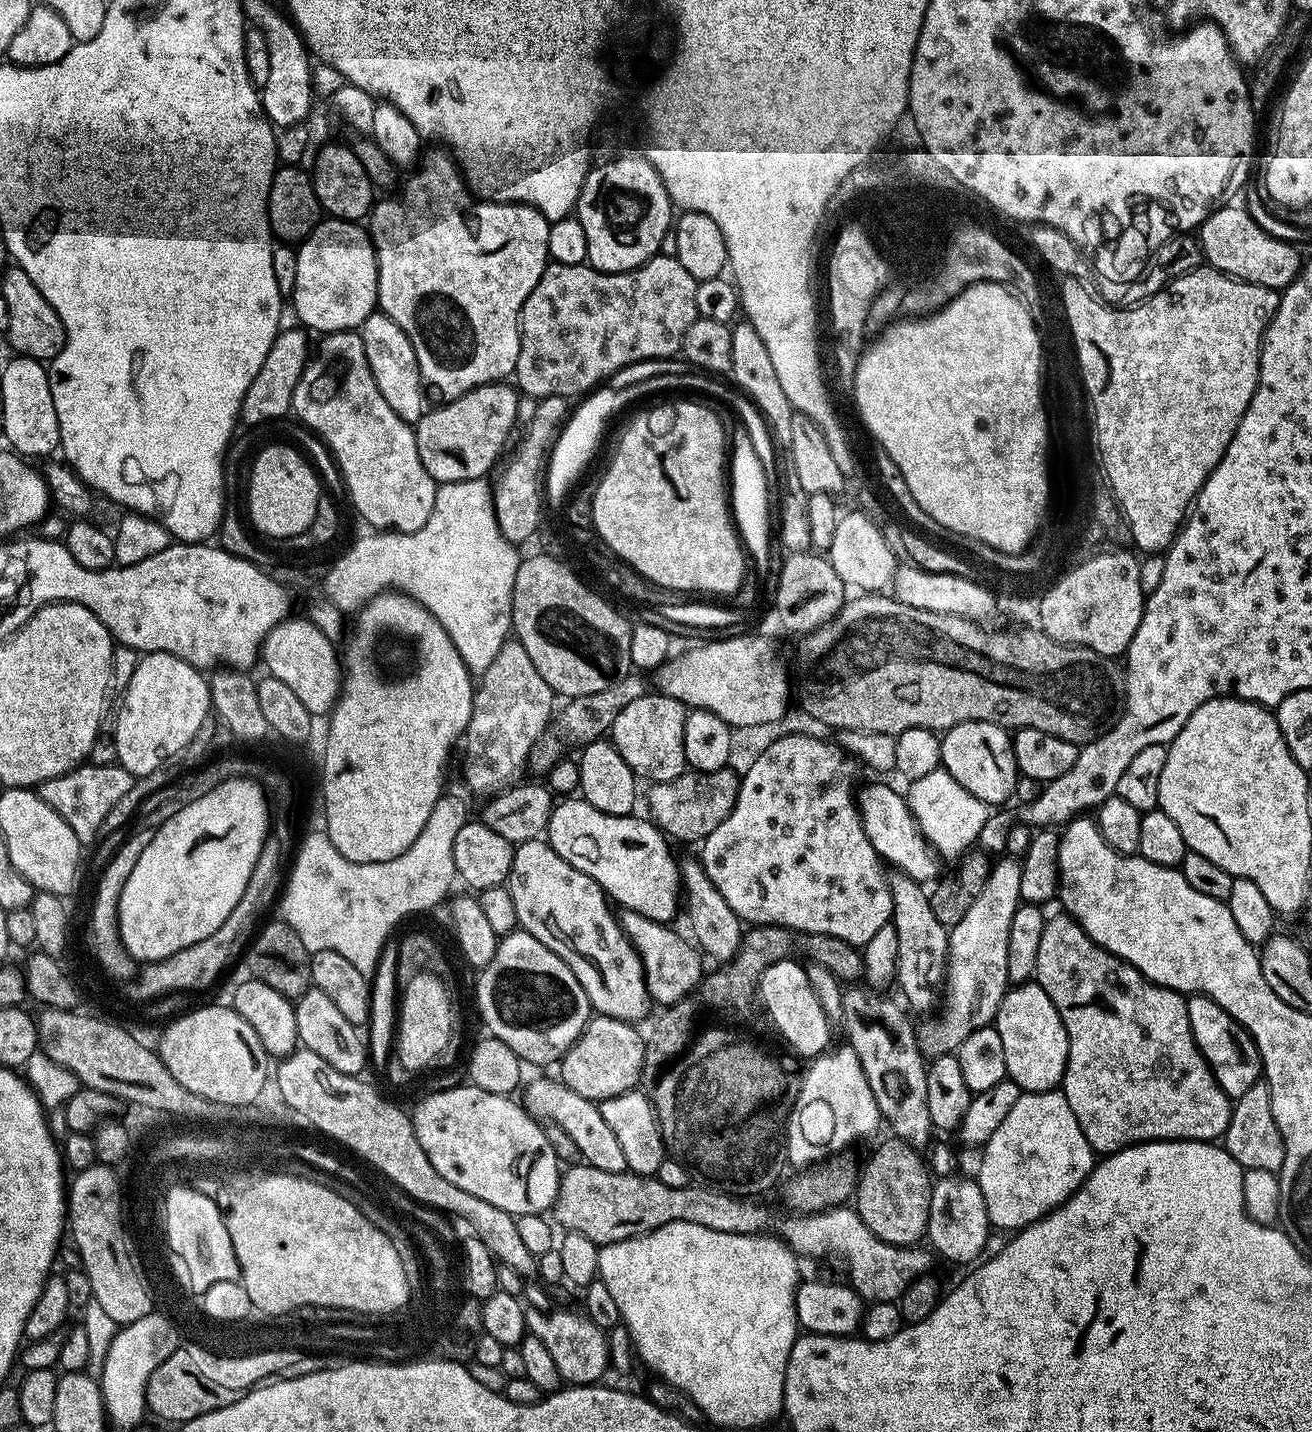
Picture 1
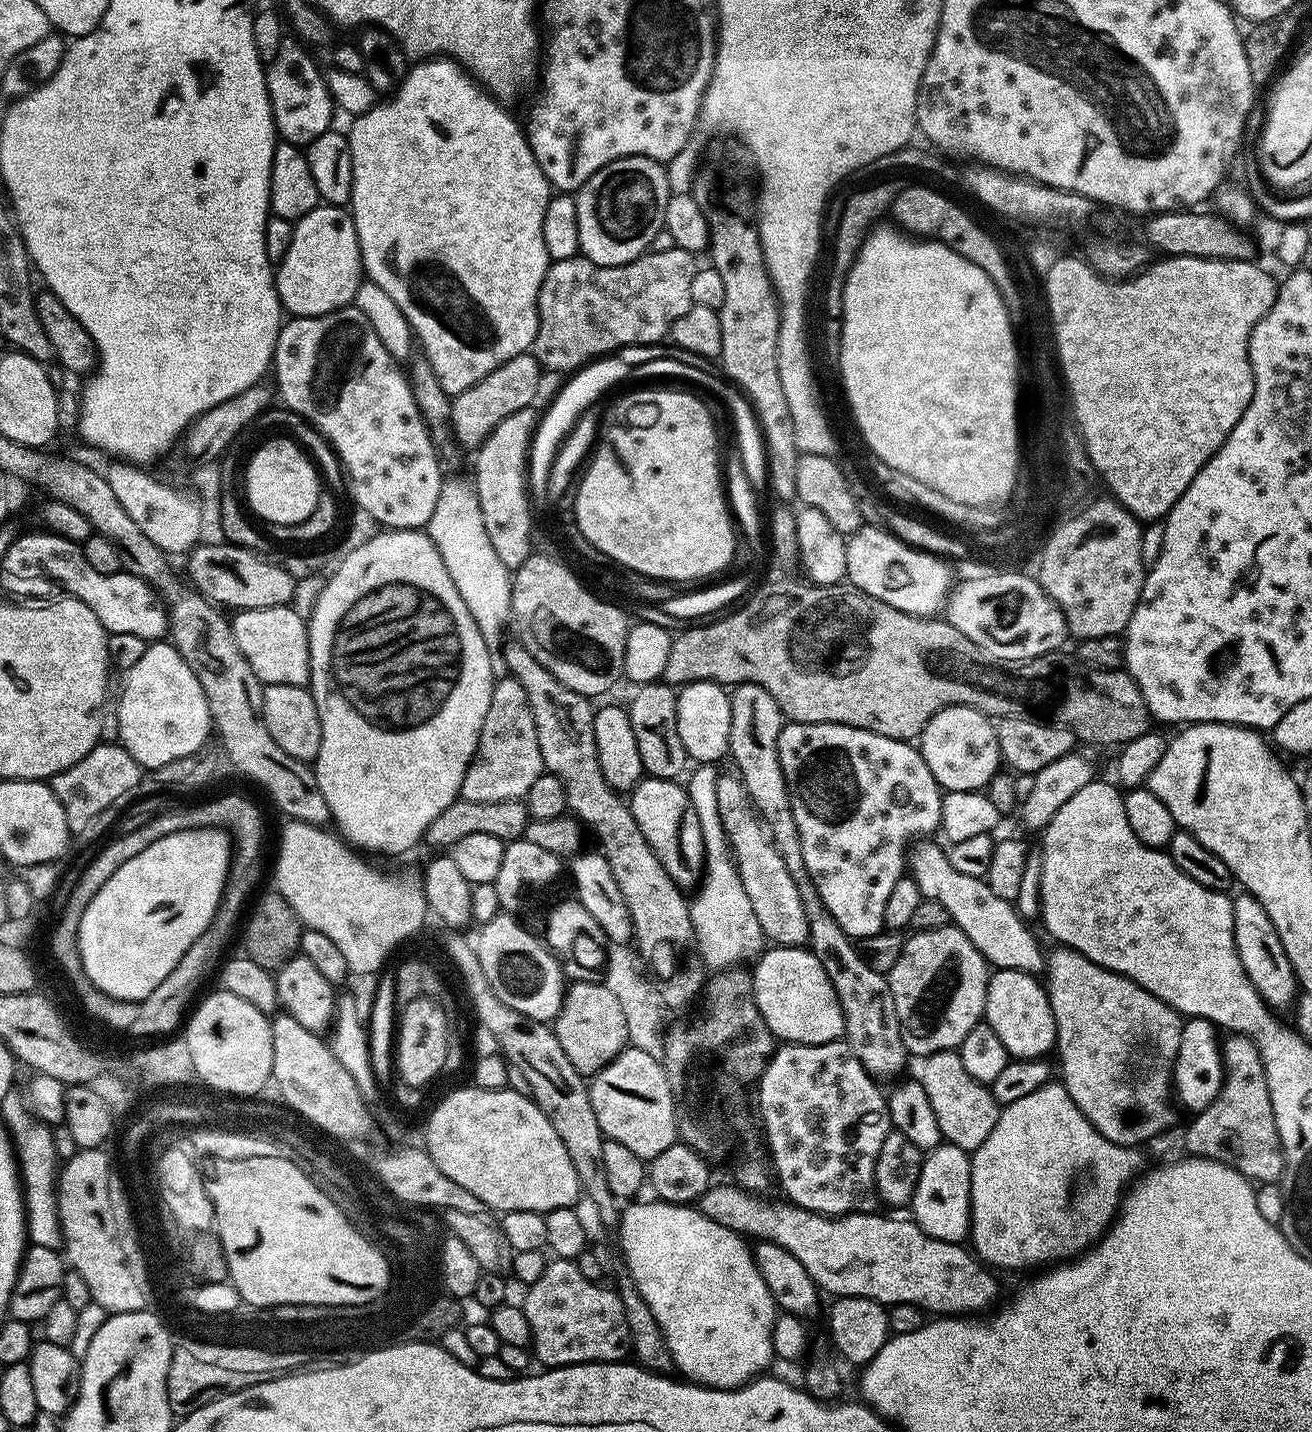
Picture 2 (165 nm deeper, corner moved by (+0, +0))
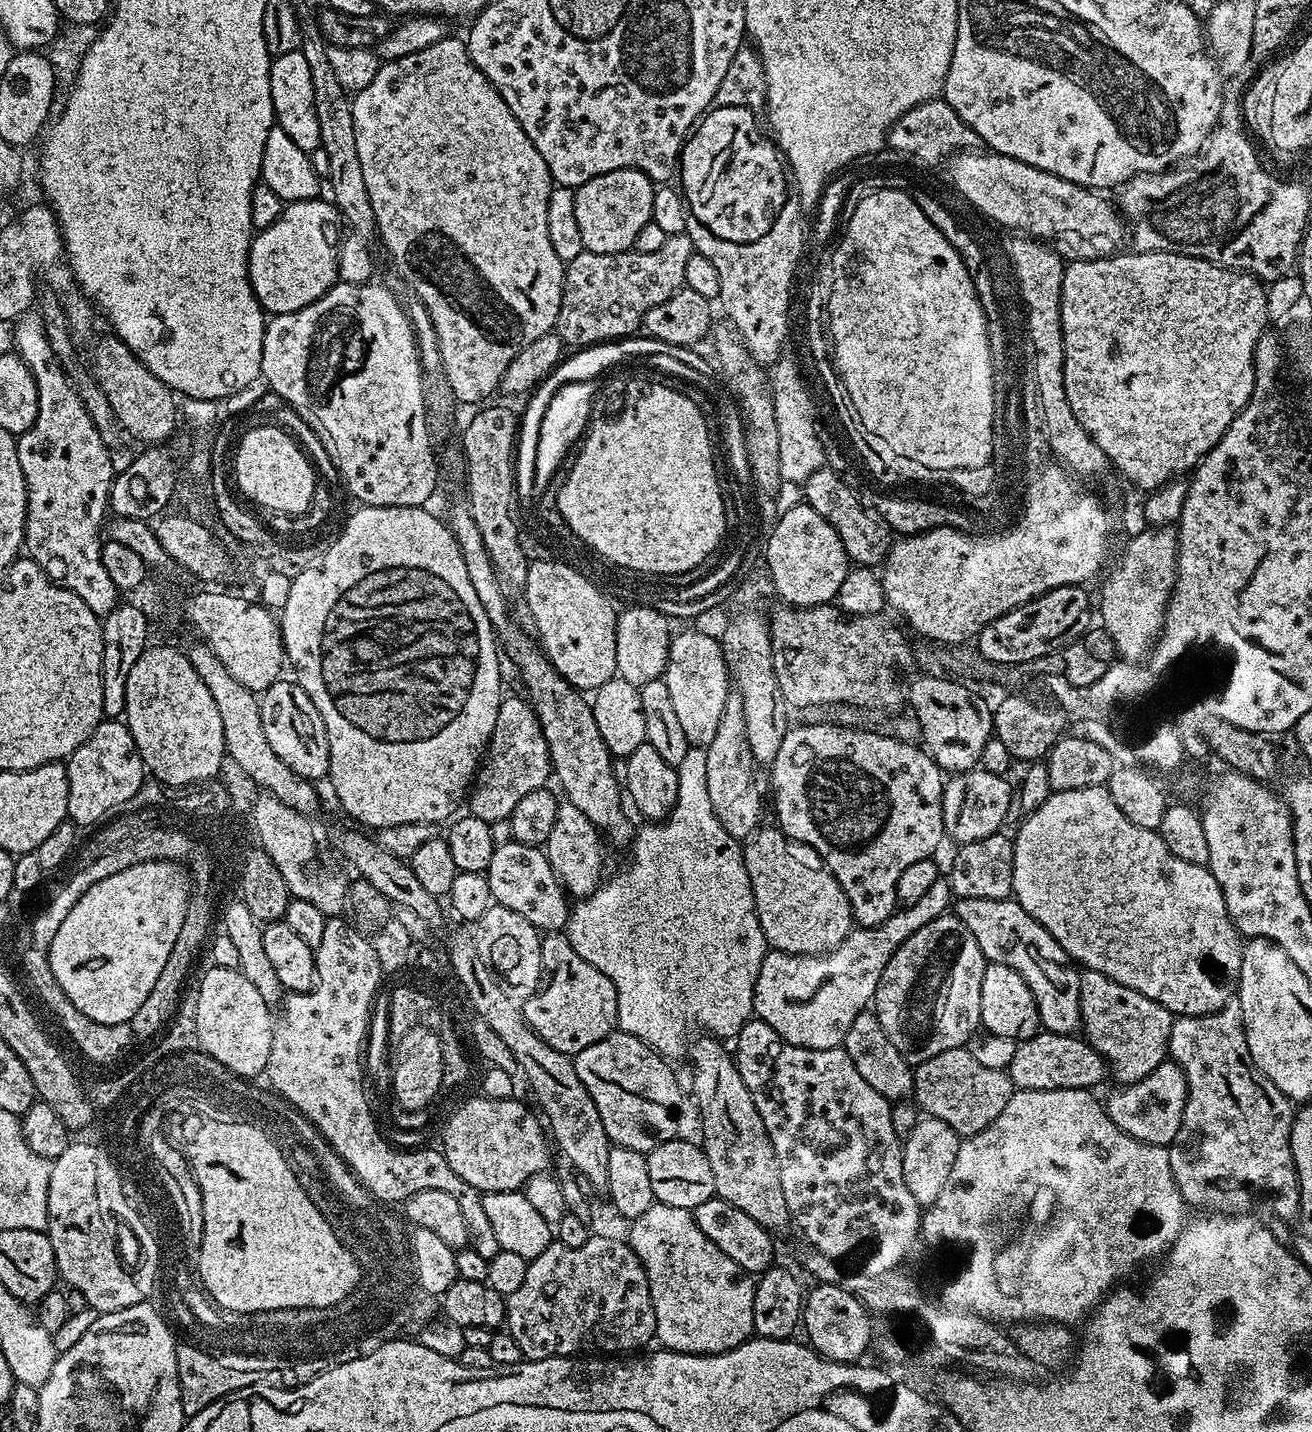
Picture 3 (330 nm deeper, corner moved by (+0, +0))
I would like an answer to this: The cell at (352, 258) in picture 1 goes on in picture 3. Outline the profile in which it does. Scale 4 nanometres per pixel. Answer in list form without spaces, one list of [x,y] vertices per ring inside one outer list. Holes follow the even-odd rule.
[[[317,198],[285,203],[278,222],[253,235],[248,251],[248,277],[265,313],[281,316],[297,312],[330,291],[338,280],[340,228],[340,210],[327,199]]]

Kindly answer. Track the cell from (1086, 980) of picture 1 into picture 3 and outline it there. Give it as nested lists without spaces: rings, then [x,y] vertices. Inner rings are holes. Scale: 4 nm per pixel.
[[[1101,972],[1080,973],[1080,1028],[1083,1039],[1098,1050],[1121,1085],[1133,1084],[1150,1074],[1168,1056],[1174,1013],[1158,1002],[1122,986]]]

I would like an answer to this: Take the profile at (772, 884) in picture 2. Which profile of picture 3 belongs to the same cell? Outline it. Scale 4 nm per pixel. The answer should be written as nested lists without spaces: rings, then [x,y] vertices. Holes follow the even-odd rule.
[[[729,691],[726,706],[722,706],[722,722],[718,722],[718,731],[714,739],[704,749],[706,754],[706,791],[710,793],[710,806],[714,806],[714,814],[718,822],[737,842],[743,842],[761,827],[760,820],[760,788],[756,785],[756,771],[758,765],[750,750],[750,738],[746,738],[746,710],[742,710],[742,694],[738,691]]]

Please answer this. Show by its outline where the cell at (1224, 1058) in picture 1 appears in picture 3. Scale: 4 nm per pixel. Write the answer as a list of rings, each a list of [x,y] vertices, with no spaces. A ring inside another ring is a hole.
[[[1166,1058],[1146,1078],[1133,1084],[1116,1086],[1106,1099],[1106,1111],[1110,1122],[1118,1126],[1130,1138],[1138,1138],[1147,1144],[1167,1146],[1182,1126],[1182,1114],[1186,1110],[1188,1083],[1182,1066]]]

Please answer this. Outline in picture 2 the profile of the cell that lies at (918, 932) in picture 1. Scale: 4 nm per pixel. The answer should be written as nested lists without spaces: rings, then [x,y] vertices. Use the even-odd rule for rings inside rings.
[[[958,927],[913,931],[911,935],[905,939],[894,970],[886,973],[890,994],[894,994],[902,1042],[916,1058],[959,1049],[966,1034],[984,1020],[990,965]]]

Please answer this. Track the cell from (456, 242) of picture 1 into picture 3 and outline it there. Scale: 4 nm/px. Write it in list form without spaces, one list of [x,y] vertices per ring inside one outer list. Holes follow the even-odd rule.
[[[452,39],[434,42],[434,46],[418,50],[418,54],[406,54],[406,58],[383,61],[378,74],[374,74],[374,82],[370,82],[366,90],[355,93],[351,97],[351,104],[358,157],[366,191],[374,208],[379,243],[396,275],[421,300],[430,316],[430,322],[438,334],[438,350],[442,350],[442,366],[446,370],[446,378],[450,378],[450,390],[454,390],[457,401],[478,402],[500,388],[500,379],[502,374],[506,374],[506,366],[514,362],[520,351],[530,346],[534,338],[542,338],[542,334],[555,329],[558,310],[562,306],[566,264],[558,258],[558,254],[554,254],[554,246],[550,246],[550,233],[546,231],[546,206],[554,181],[546,162],[542,162],[542,154],[534,150],[534,142],[530,142],[510,106],[506,106],[502,94],[498,94],[486,74],[474,66],[467,43],[463,39]]]

